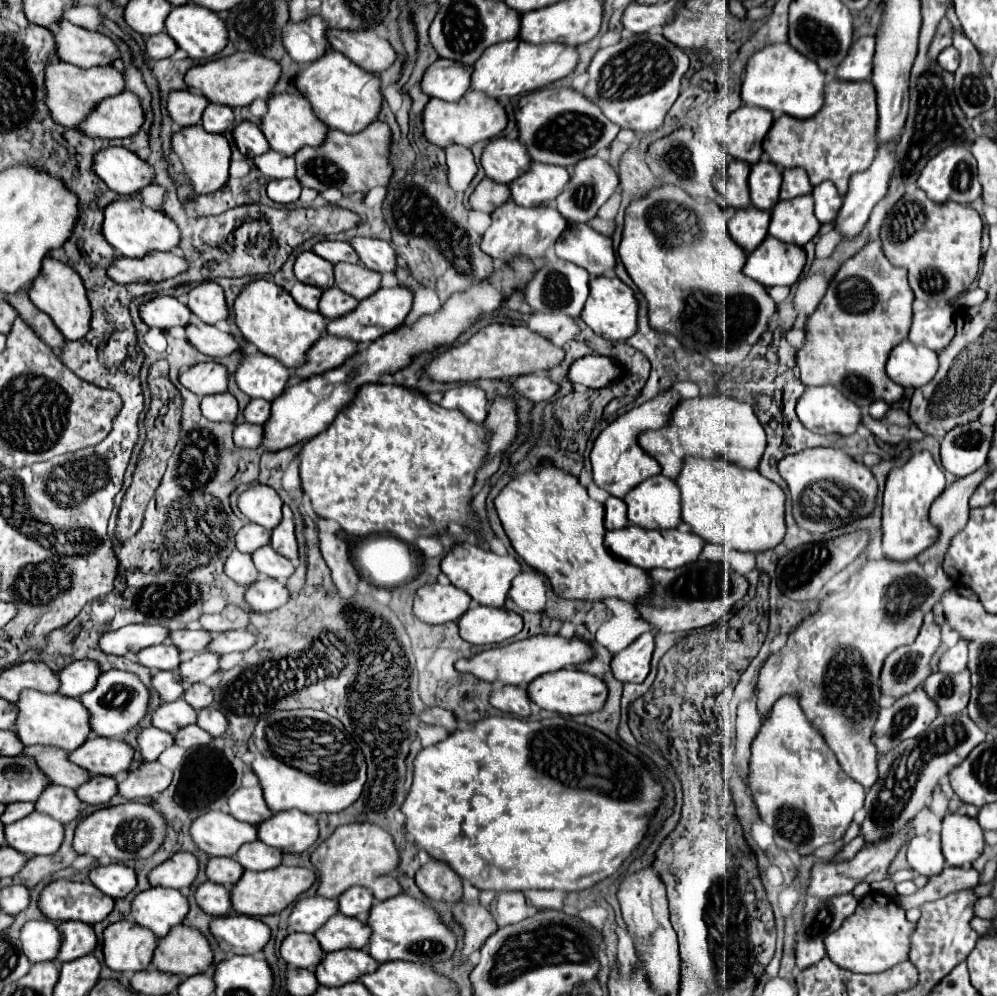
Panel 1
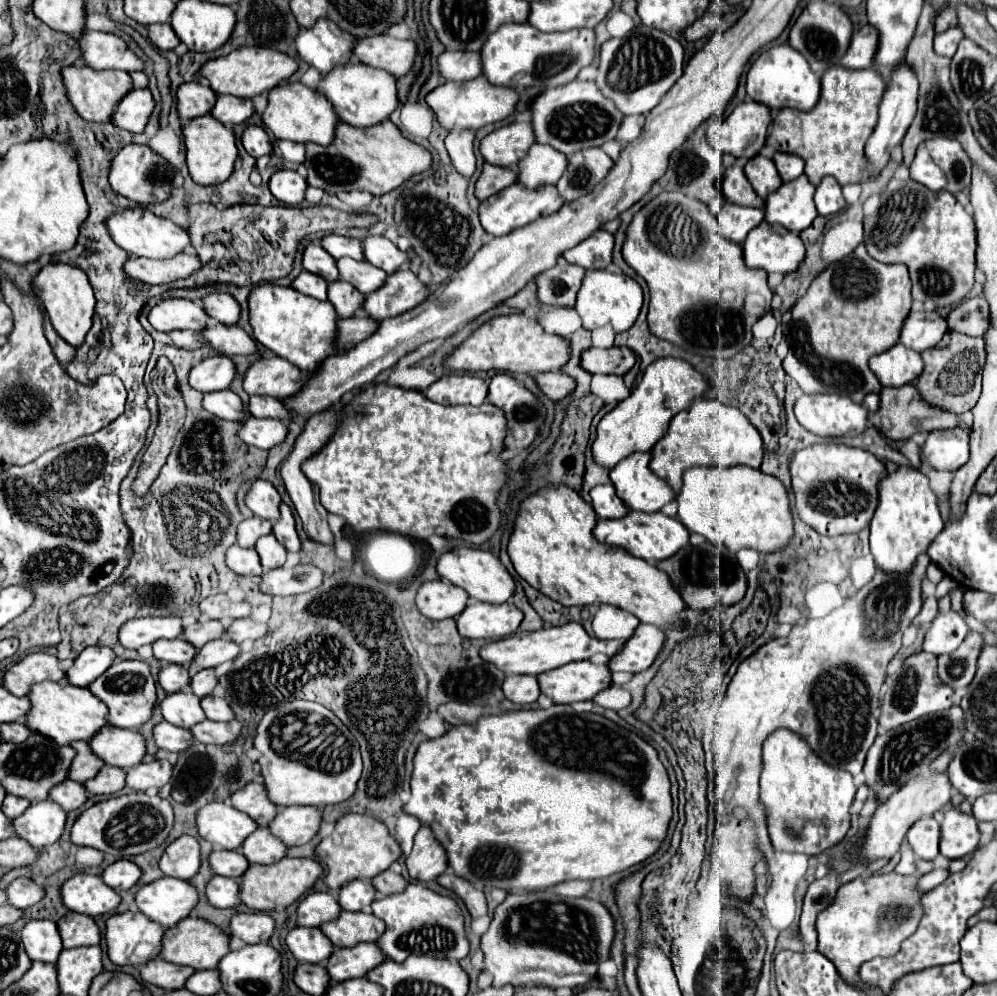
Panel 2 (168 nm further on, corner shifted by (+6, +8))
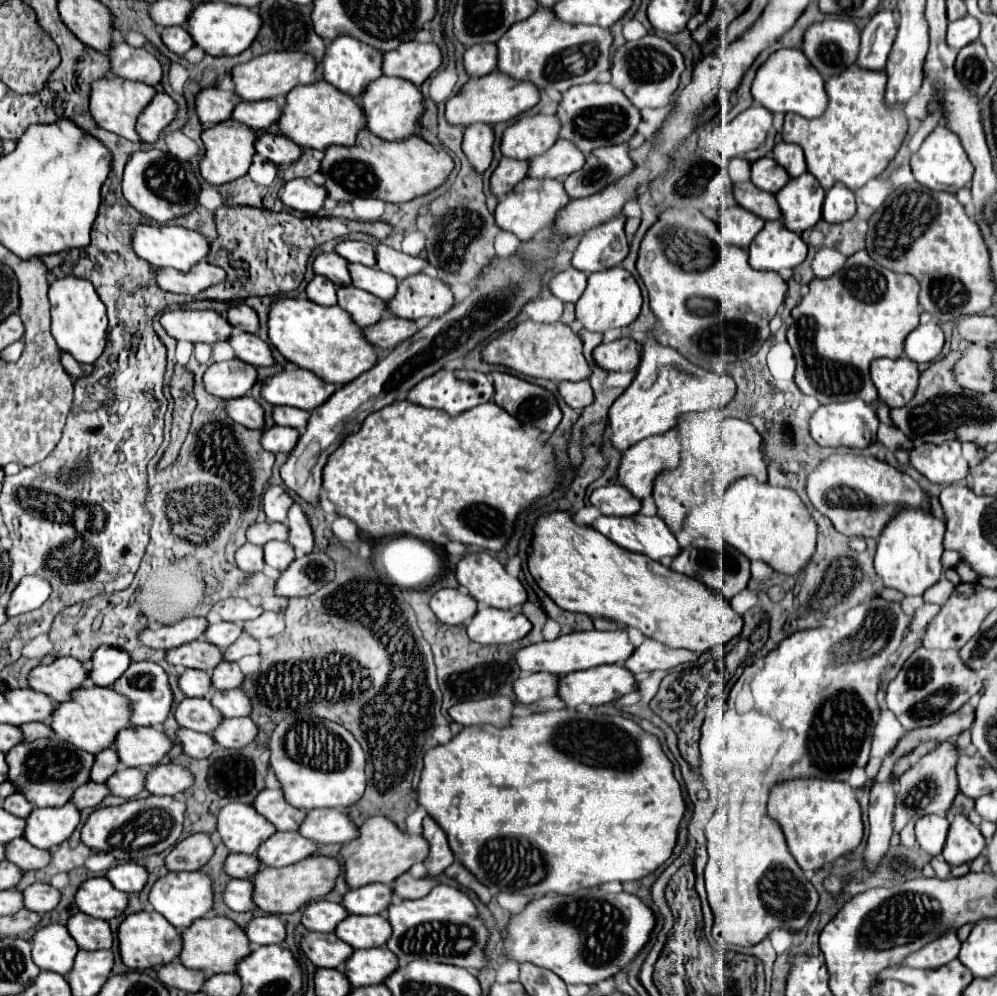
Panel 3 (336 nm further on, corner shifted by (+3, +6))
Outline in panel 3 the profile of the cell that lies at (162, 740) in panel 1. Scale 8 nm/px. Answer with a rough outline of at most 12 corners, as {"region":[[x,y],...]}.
{"region":[[177,730],[183,754],[207,758],[215,750],[209,734]]}

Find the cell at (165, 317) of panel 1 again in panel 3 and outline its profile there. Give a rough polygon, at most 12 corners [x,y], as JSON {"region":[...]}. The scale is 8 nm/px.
{"region":[[175,308],[161,326],[175,340],[217,342],[231,326],[213,310]]}

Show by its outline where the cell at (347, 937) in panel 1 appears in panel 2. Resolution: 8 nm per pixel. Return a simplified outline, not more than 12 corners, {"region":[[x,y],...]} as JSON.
{"region":[[342,910],[320,930],[334,946],[376,942],[384,924],[374,914]]}

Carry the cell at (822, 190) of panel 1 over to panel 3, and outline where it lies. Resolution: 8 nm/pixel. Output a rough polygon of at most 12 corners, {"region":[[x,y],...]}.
{"region":[[841,184],[825,194],[823,220],[845,222],[855,214],[855,194]]}

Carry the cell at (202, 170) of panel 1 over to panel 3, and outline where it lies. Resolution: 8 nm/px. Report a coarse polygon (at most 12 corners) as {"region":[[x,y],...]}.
{"region":[[225,120],[201,132],[201,176],[213,186],[245,176],[257,134]]}

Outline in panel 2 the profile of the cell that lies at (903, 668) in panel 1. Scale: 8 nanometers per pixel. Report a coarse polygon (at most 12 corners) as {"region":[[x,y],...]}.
{"region":[[924,598],[922,612],[914,624],[932,622],[938,614],[938,600]]}

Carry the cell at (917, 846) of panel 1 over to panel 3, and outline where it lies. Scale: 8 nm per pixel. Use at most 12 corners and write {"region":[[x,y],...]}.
{"region":[[925,816],[915,824],[919,846],[939,856],[949,822],[943,816]]}

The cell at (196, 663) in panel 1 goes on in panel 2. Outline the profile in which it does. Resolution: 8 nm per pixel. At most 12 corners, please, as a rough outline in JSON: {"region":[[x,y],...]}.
{"region":[[230,638],[208,642],[194,664],[214,668],[234,660],[240,646]]}

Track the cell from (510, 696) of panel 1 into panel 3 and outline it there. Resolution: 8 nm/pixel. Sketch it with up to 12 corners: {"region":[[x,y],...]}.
{"region":[[527,674],[513,682],[521,704],[557,694],[555,674]]}

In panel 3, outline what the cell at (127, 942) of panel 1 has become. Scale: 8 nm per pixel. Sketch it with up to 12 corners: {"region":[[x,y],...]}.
{"region":[[159,912],[129,914],[121,960],[145,970],[175,960],[181,936]]}

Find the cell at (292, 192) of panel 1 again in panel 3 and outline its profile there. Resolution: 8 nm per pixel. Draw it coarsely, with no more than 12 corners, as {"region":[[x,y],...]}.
{"region":[[309,178],[285,182],[279,198],[285,206],[317,214],[325,188]]}

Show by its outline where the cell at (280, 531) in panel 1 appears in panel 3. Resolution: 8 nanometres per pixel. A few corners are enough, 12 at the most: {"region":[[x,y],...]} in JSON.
{"region":[[299,504],[289,508],[287,542],[297,552],[313,552],[313,532]]}

